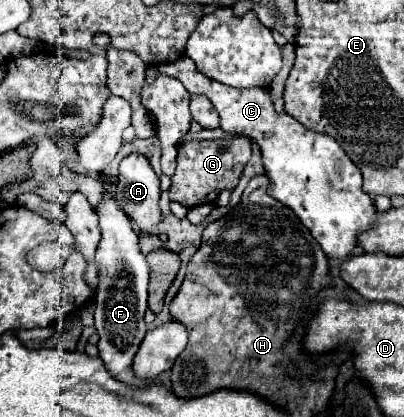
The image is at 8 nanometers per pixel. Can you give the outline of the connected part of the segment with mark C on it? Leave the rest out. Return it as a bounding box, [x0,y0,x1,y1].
[156,56,378,258]

